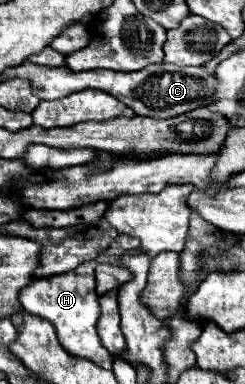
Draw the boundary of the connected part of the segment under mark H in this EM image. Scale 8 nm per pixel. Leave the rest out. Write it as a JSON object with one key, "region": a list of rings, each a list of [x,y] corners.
{"region":[[[119,234],[111,246],[107,250],[103,250],[97,258],[77,266],[71,272],[63,272],[63,274],[55,274],[49,278],[37,278],[31,280],[29,286],[25,286],[19,294],[19,302],[21,306],[35,314],[41,316],[45,320],[49,320],[59,336],[61,346],[79,358],[87,358],[91,362],[95,362],[101,368],[111,368],[111,354],[105,350],[105,346],[101,344],[99,336],[97,336],[97,320],[101,314],[101,306],[97,302],[97,292],[95,292],[95,266],[97,264],[113,264],[113,266],[121,266],[121,256],[127,250],[133,250],[139,246],[139,238],[127,236],[127,234]]]}

